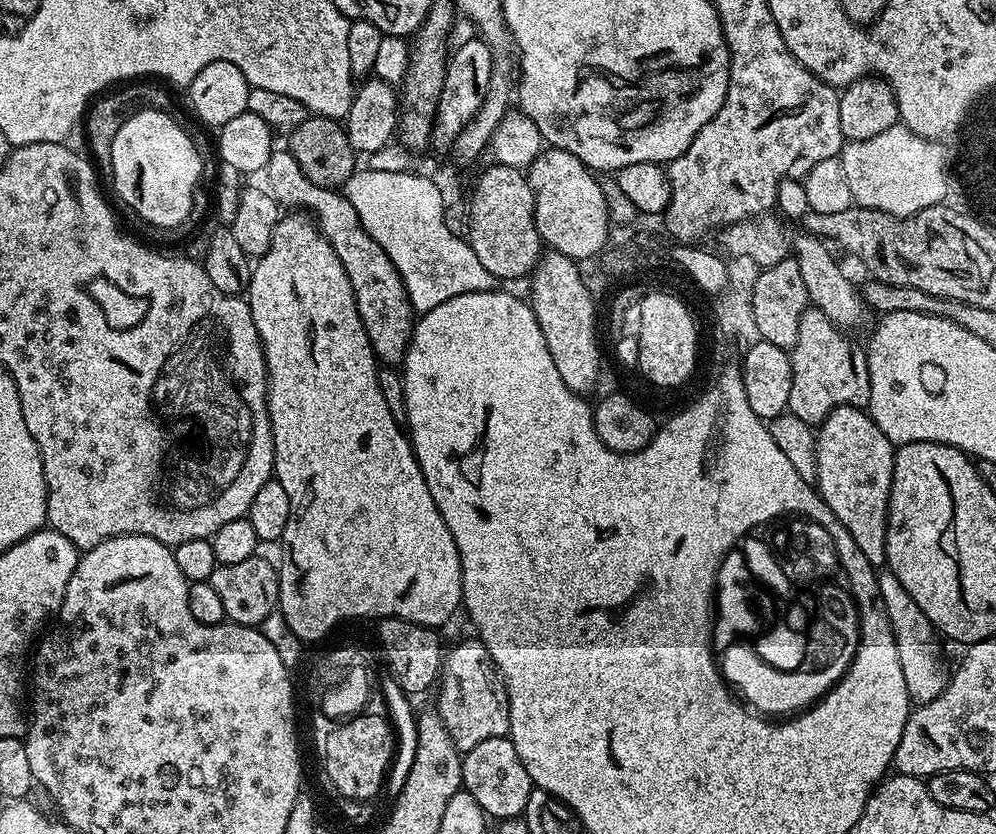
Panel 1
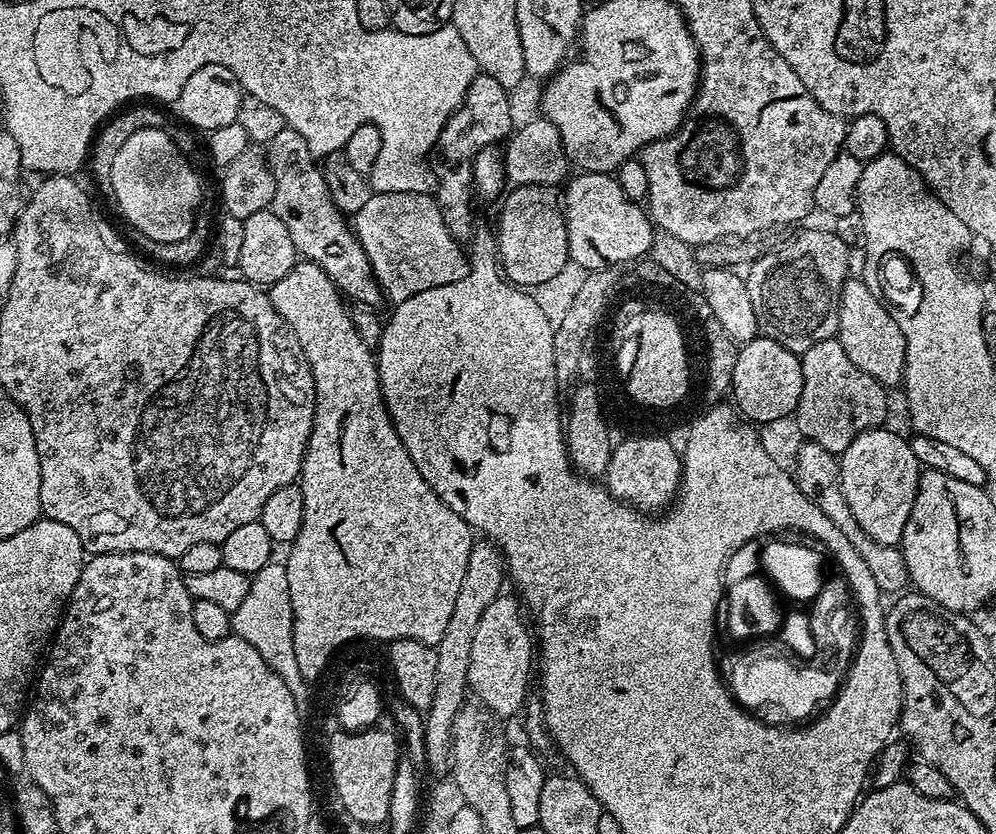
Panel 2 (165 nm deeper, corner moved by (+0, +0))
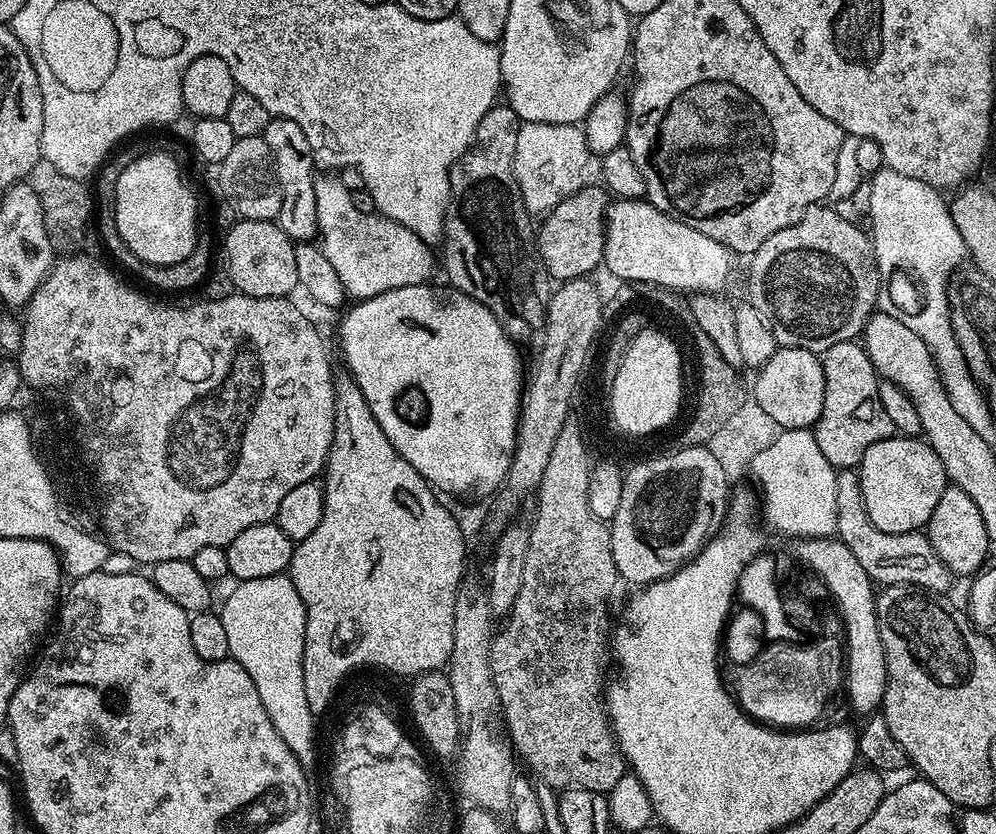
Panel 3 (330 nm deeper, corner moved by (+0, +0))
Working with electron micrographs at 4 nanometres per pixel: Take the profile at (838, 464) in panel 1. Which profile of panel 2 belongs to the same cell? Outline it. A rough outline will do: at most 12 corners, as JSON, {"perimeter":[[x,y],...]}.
{"perimeter":[[888,426],[838,459],[842,494],[874,542],[899,545],[922,471]]}

